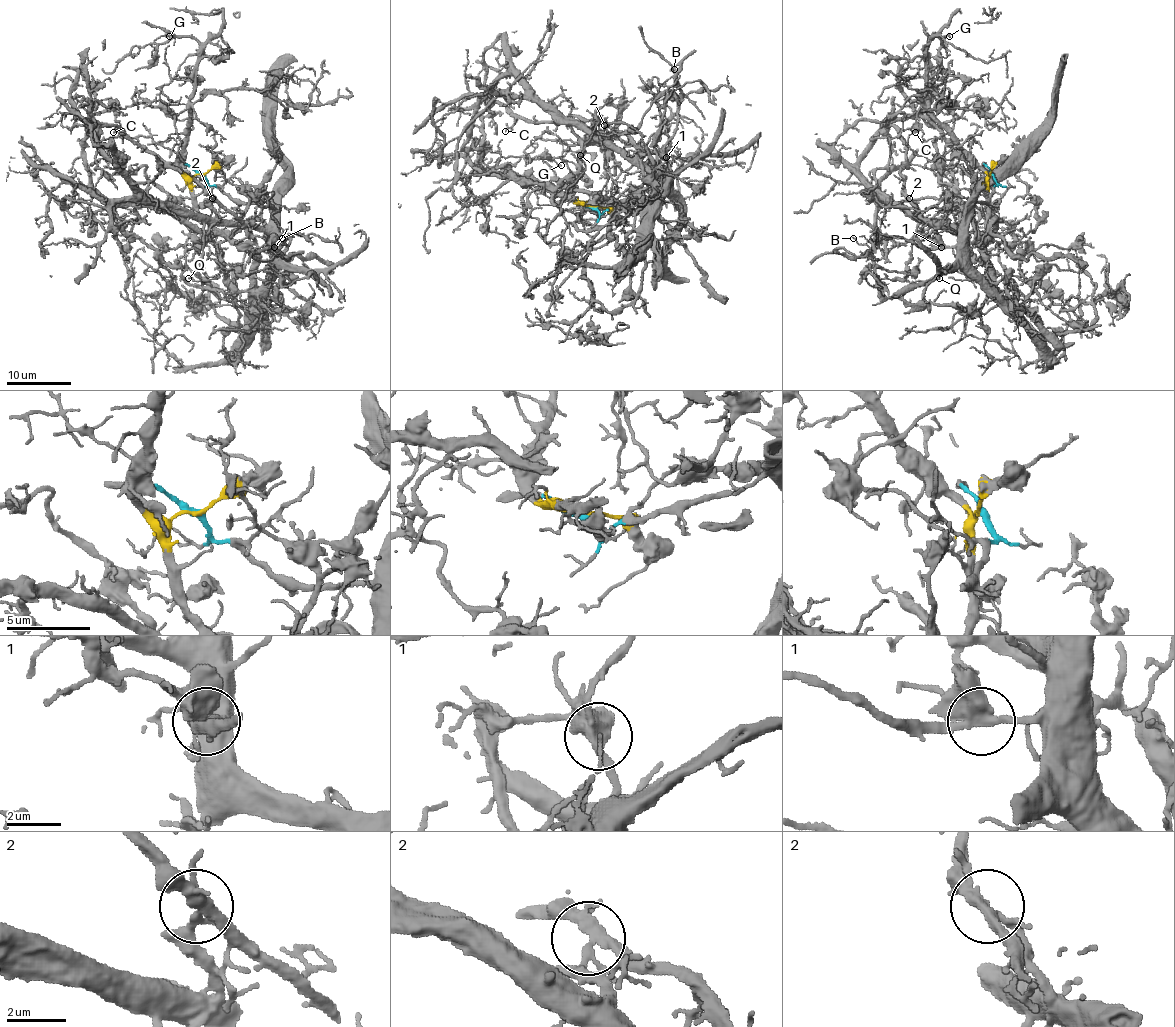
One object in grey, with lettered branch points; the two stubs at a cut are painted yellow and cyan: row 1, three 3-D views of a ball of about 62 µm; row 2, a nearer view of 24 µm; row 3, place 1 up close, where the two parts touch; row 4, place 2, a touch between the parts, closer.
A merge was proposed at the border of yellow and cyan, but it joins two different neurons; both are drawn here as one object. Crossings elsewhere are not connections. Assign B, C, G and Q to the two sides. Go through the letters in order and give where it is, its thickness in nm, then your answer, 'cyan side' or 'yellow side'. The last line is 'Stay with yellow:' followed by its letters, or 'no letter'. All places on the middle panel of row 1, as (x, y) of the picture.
B: (674, 69) | 180 nm | cyan side
C: (505, 131) | 100 nm | yellow side
G: (561, 165) | 140 nm | yellow side
Q: (580, 155) | 120 nm | cyan side
Stay with yellow: C, G

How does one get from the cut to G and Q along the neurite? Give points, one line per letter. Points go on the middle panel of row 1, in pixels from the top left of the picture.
G: (593, 206), (573, 198), (580, 151), (591, 143), (546, 157), (561, 166)
Q: (593, 206), (601, 213), (651, 200), (661, 193), (663, 183), (606, 140), (593, 127), (598, 122), (580, 156)

